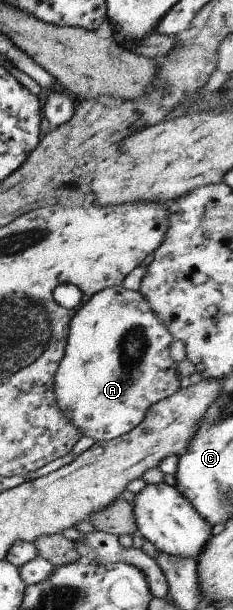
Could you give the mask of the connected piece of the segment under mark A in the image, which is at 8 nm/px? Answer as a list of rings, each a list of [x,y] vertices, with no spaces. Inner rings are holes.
[[[118,285],[97,291],[90,296],[90,299],[87,299],[80,307],[71,312],[63,356],[53,377],[53,392],[60,411],[73,423],[73,426],[76,426],[82,432],[82,436],[90,436],[94,442],[105,442],[112,438],[118,438],[130,431],[140,423],[150,405],[171,396],[180,387],[180,371],[177,370],[178,363],[172,362],[170,355],[168,355],[168,346],[171,341],[174,341],[173,336],[158,321],[153,311],[150,311],[146,300],[138,290],[126,290],[121,285]]]

